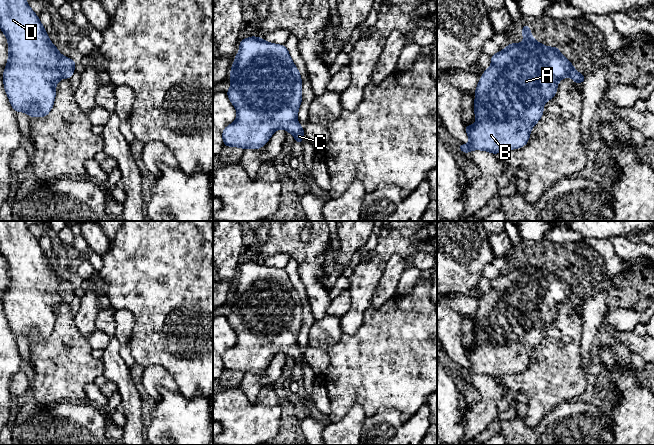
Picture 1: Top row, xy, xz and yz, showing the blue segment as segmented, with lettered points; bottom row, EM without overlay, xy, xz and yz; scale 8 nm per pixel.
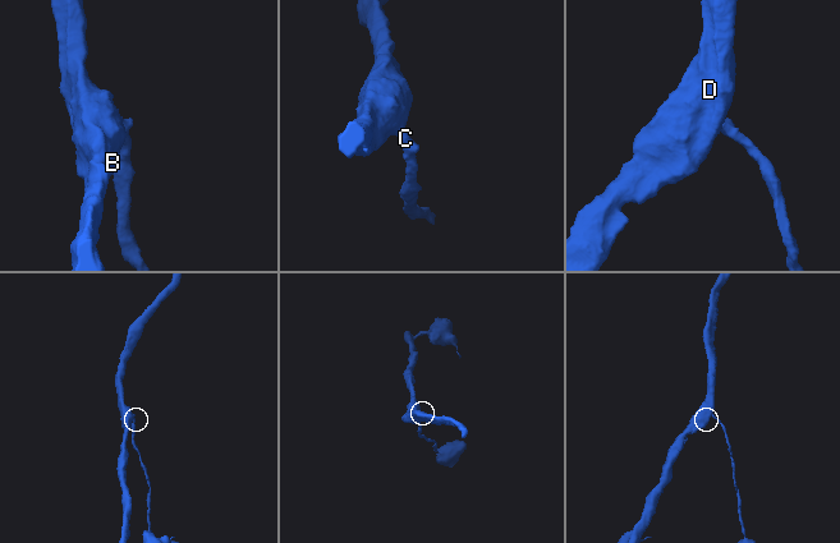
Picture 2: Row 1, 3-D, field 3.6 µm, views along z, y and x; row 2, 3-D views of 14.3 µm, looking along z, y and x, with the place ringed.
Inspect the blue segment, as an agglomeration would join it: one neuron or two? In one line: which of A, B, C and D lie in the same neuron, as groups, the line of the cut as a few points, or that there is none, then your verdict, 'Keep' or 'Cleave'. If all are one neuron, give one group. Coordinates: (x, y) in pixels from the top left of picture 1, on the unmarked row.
Groups: A B C D. No split. Keep

